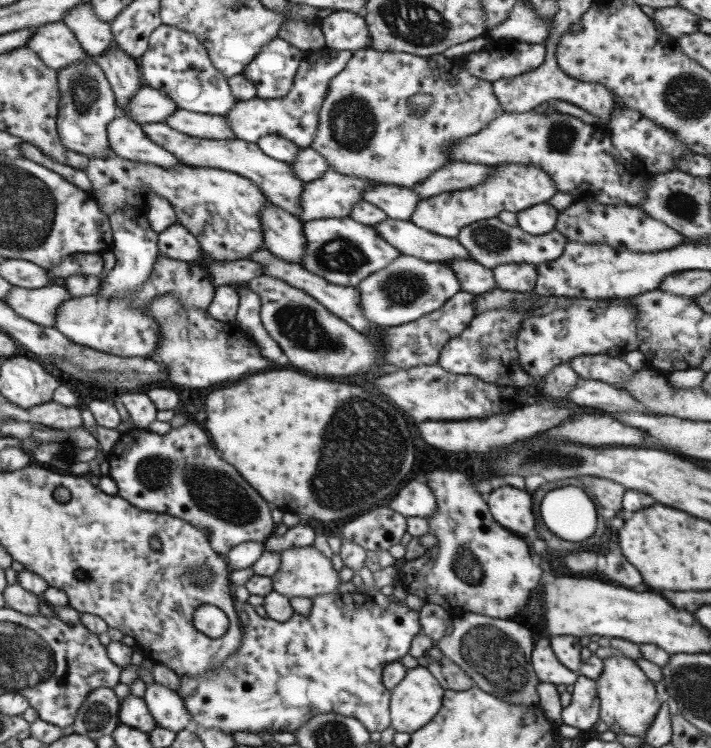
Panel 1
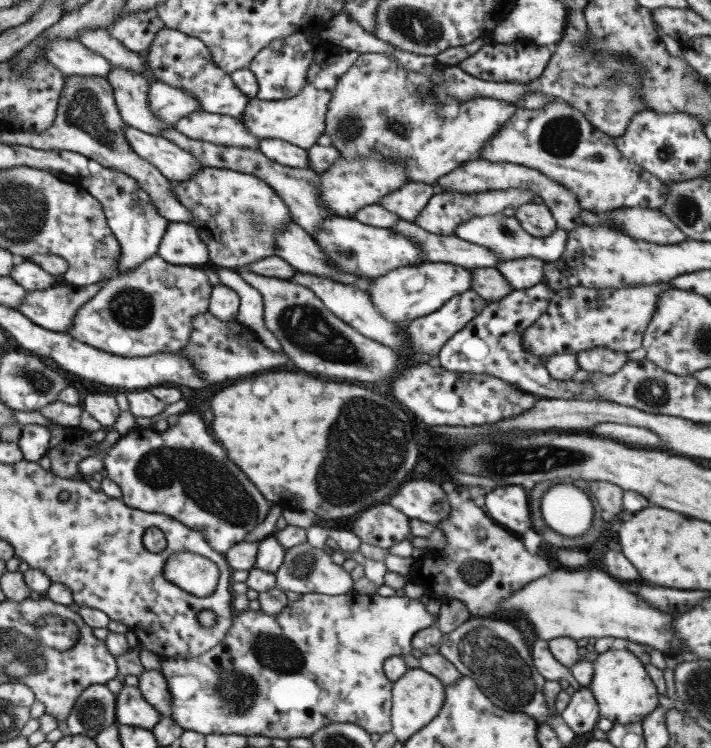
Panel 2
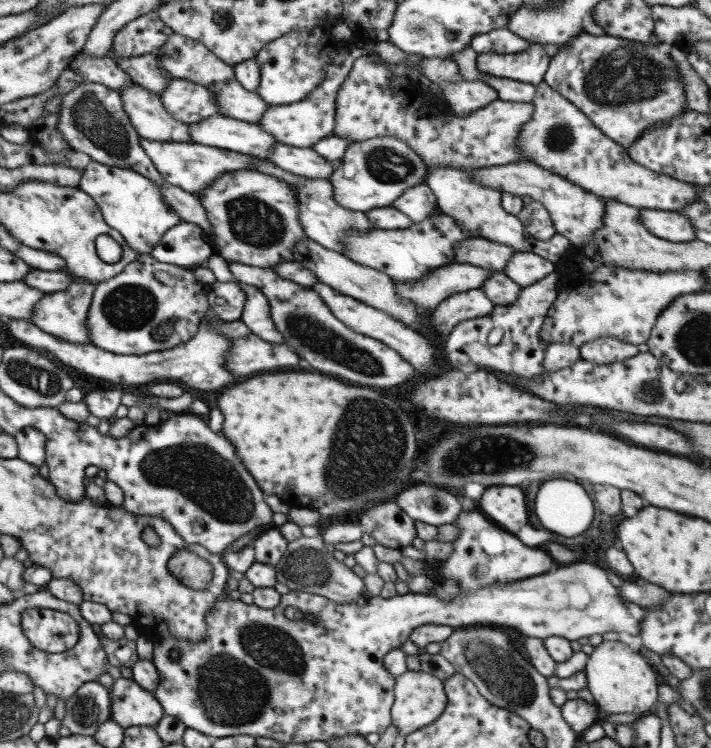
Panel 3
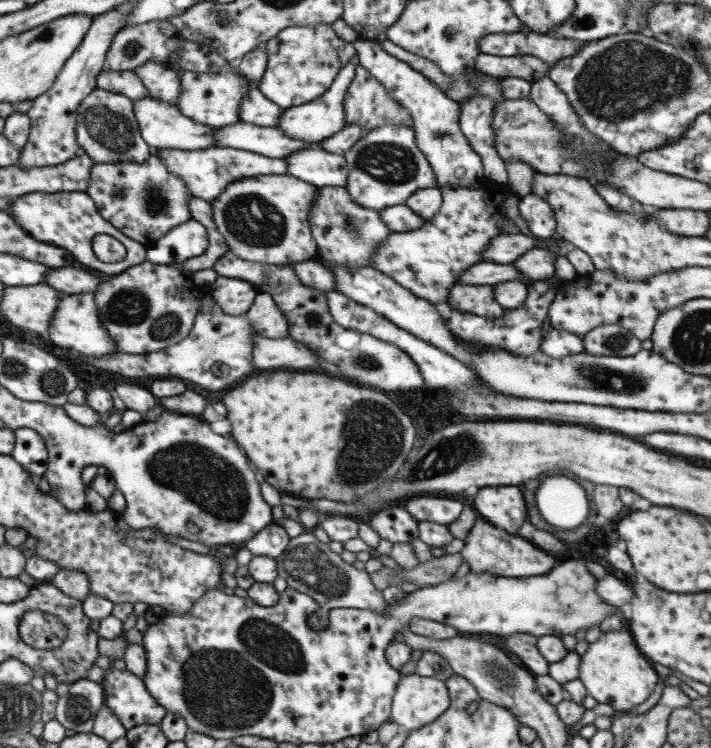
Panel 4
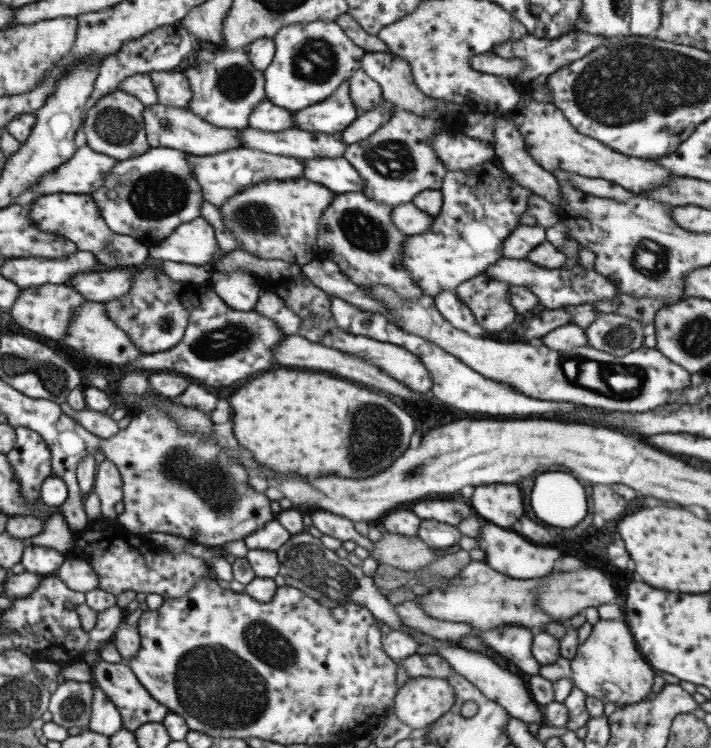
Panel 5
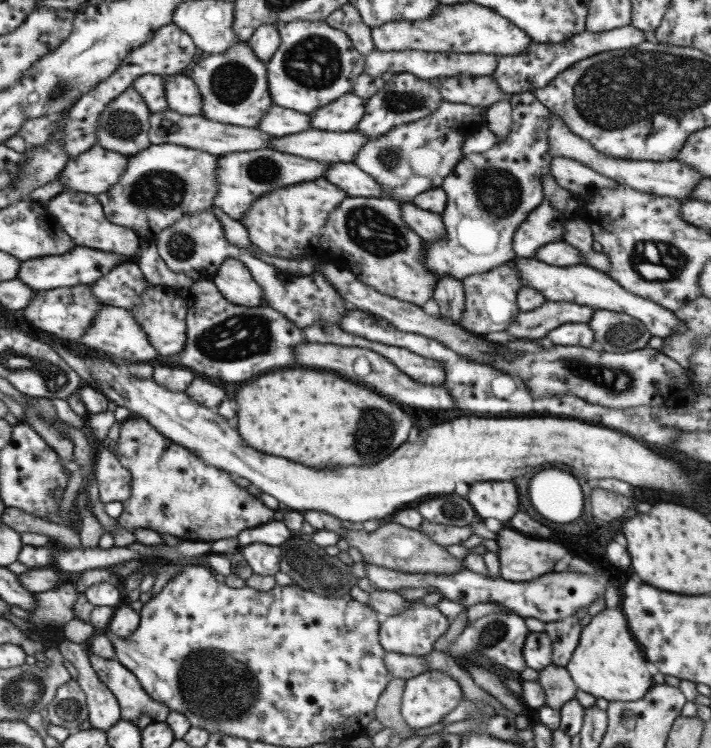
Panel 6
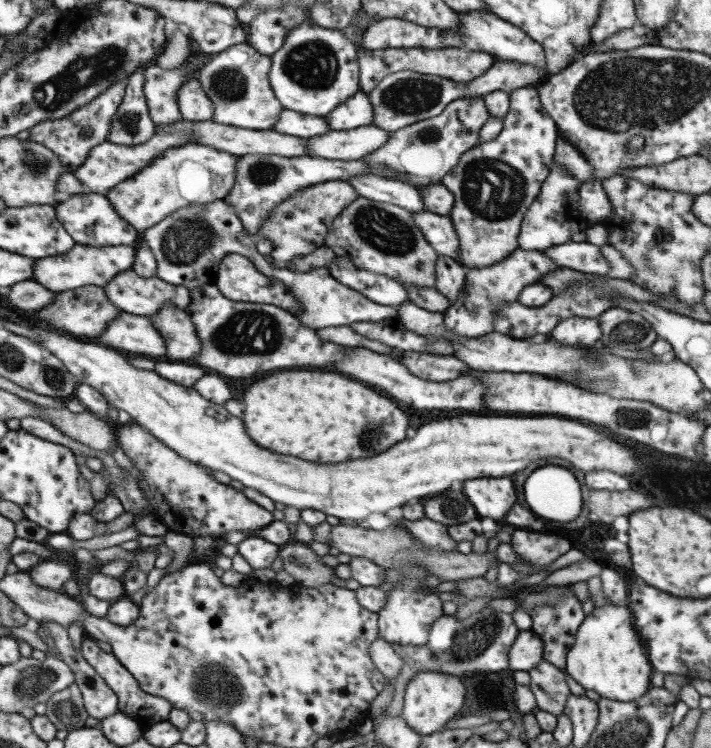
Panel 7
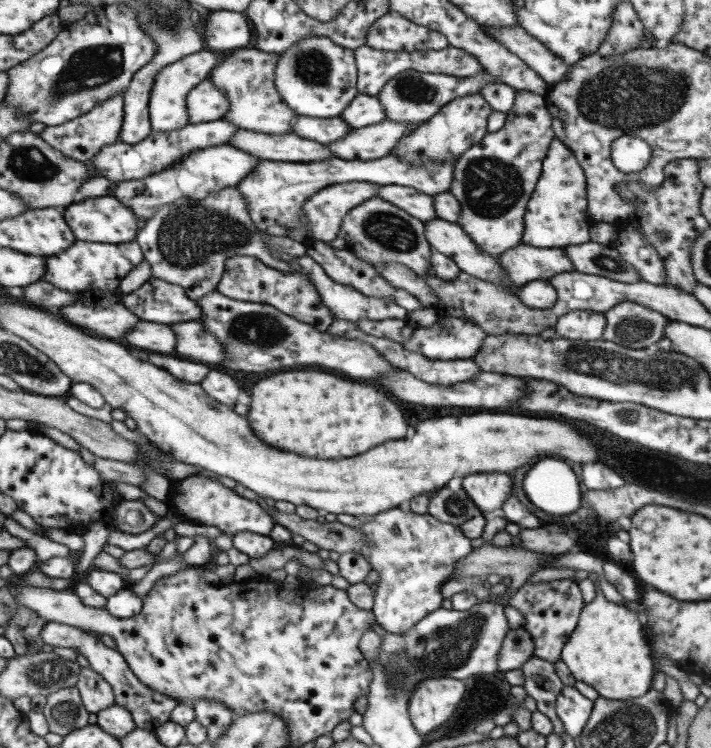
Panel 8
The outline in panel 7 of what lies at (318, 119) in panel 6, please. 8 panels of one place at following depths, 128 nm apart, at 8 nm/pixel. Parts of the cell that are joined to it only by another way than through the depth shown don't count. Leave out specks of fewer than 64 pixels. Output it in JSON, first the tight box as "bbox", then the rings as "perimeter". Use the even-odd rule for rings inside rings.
{"bbox":[328,91,373,131],"perimeter":[[[358,91],[328,114],[331,131],[351,130],[359,126],[372,125],[373,110],[368,94]]]}

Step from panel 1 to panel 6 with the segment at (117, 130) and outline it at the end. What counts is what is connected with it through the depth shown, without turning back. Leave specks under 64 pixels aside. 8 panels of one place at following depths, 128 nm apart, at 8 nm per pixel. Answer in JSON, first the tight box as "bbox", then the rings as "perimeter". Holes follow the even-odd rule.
{"bbox":[214,150,330,221],"perimeter":[[[250,150],[232,152],[219,158],[219,168],[216,173],[218,195],[214,207],[218,207],[234,220],[240,221],[244,214],[260,198],[275,192],[277,188],[286,188],[304,182],[312,182],[324,177],[330,164],[274,152],[274,150]]]}

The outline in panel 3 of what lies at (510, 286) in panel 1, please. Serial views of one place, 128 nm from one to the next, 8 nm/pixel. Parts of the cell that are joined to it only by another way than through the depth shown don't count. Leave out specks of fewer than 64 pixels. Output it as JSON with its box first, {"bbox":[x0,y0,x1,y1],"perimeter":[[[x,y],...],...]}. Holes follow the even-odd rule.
{"bbox":[502,252,555,287],"perimeter":[[[516,252],[502,272],[521,287],[525,287],[533,285],[555,271],[555,263],[534,252]]]}

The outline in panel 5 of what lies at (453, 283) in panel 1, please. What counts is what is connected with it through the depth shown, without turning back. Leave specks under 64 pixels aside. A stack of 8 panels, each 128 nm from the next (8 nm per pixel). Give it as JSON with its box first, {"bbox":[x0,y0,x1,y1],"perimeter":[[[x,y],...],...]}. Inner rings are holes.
{"bbox":[484,257,617,309],"perimeter":[[[502,257],[491,265],[484,274],[491,279],[510,282],[514,286],[526,286],[540,299],[539,303],[549,309],[560,309],[564,306],[580,306],[580,304],[594,304],[600,300],[614,300],[617,286],[608,278],[596,273],[594,270],[586,270],[582,266],[574,266],[571,270],[564,267],[549,270],[531,264],[528,259],[509,259]]]}

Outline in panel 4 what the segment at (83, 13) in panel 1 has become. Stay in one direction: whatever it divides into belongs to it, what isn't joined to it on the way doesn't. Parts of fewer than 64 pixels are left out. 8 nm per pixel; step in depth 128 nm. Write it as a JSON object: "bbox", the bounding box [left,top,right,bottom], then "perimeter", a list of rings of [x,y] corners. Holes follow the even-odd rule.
{"bbox":[134,62,182,105],"perimeter":[[[144,62],[142,66],[134,68],[134,72],[140,77],[140,81],[146,85],[150,97],[176,105],[182,85],[178,71],[162,66],[160,62]]]}

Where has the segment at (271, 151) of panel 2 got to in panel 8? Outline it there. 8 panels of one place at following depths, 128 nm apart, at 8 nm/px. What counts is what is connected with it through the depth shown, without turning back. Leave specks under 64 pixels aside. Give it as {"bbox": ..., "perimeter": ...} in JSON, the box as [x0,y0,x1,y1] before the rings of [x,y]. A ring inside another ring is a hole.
{"bbox":[377,184,438,223],"perimeter":[[[396,184],[378,185],[377,197],[398,206],[423,223],[438,218],[434,209],[434,198],[412,187]]]}

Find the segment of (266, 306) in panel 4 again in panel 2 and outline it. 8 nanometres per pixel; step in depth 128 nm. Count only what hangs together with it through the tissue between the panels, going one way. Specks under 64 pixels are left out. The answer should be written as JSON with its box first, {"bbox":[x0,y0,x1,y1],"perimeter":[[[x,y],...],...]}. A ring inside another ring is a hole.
{"bbox":[157,223,281,351],"perimeter":[[[169,223],[157,255],[175,266],[199,268],[209,265],[209,250],[192,223]],[[222,268],[217,274],[220,282],[240,297],[236,320],[253,330],[268,348],[280,351],[281,344],[276,335],[264,324],[264,303],[260,292],[250,286],[235,270]]]}

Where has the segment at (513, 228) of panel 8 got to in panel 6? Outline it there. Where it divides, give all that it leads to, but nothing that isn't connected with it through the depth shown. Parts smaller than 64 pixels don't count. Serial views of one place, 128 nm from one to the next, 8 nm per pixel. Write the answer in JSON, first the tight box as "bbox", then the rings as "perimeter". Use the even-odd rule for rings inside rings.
{"bbox":[425,92,553,280],"perimeter":[[[523,92],[510,96],[512,106],[512,128],[503,142],[497,142],[490,150],[478,154],[465,154],[458,165],[444,178],[442,188],[447,195],[447,206],[442,212],[442,221],[446,229],[446,238],[439,242],[426,244],[425,266],[436,275],[437,279],[450,274],[456,279],[464,280],[474,274],[482,274],[502,264],[515,260],[518,256],[512,248],[514,233],[529,212],[538,207],[543,200],[542,176],[551,172],[553,157],[550,151],[548,126],[550,110],[533,92]]]}

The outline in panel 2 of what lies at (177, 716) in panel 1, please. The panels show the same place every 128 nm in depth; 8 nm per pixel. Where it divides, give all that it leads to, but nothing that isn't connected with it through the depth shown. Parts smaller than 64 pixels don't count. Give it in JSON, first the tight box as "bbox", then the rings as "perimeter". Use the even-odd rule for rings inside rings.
{"bbox":[138,669,172,717],"perimeter":[[[144,669],[139,677],[138,688],[146,701],[158,709],[160,716],[172,717],[172,696],[161,672]]]}

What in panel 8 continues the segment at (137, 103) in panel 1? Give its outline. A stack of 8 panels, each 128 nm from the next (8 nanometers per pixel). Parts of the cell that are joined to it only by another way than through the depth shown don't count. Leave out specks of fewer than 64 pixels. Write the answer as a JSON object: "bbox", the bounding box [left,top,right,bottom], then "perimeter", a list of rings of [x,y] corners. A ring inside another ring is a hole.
{"bbox":[210,45,298,135],"perimeter":[[[252,45],[249,48],[232,49],[210,72],[210,81],[226,91],[226,97],[230,101],[230,111],[223,118],[235,127],[268,135],[293,132],[292,124],[298,116],[290,106],[286,106],[274,84],[278,56],[279,53],[264,52]]]}

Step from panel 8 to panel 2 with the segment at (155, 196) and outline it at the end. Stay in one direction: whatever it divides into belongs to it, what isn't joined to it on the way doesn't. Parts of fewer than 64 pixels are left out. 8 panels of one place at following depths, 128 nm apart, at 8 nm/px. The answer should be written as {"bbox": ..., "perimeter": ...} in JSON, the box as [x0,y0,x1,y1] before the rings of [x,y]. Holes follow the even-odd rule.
{"bbox":[79,167,170,273],"perimeter":[[[107,167],[82,177],[79,185],[101,204],[108,226],[120,243],[119,273],[133,270],[158,252],[159,244],[170,222],[158,213],[150,196],[142,190],[136,179]]]}

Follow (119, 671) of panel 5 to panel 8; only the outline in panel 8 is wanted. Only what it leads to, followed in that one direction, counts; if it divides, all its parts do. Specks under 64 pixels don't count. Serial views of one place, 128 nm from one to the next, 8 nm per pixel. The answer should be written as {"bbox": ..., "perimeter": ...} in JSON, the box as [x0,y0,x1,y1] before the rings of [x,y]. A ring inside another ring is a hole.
{"bbox":[41,622,180,730],"perimeter":[[[47,622],[47,626],[41,633],[43,642],[46,645],[53,647],[71,648],[86,657],[90,667],[96,672],[105,682],[110,684],[115,696],[115,704],[120,705],[126,710],[130,711],[136,727],[145,727],[146,729],[155,730],[162,726],[165,722],[170,721],[170,714],[173,708],[180,704],[179,700],[158,693],[145,686],[130,670],[126,659],[120,655],[120,652],[114,648],[108,648],[103,644],[98,635],[86,632],[75,628],[74,626],[67,626],[66,624],[58,624]]]}

